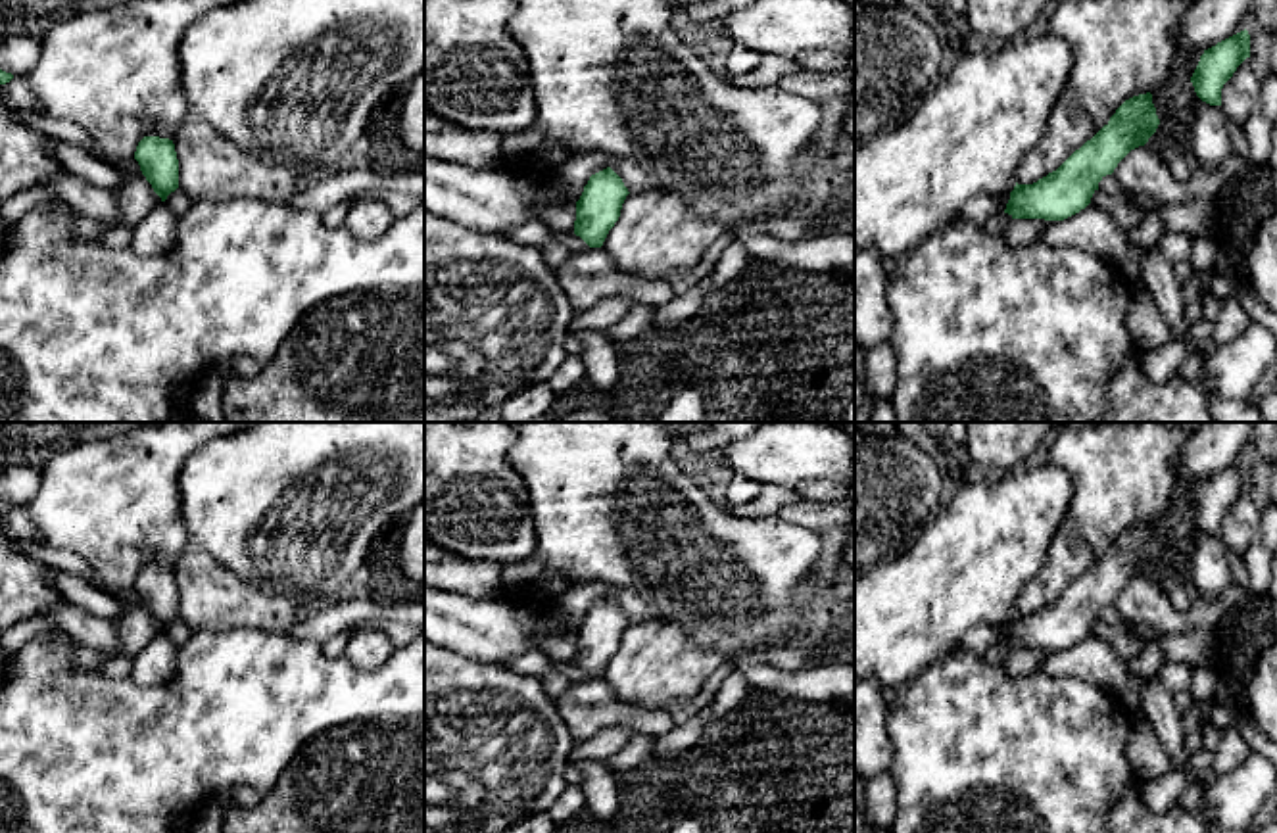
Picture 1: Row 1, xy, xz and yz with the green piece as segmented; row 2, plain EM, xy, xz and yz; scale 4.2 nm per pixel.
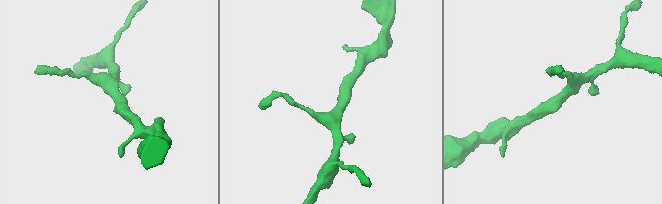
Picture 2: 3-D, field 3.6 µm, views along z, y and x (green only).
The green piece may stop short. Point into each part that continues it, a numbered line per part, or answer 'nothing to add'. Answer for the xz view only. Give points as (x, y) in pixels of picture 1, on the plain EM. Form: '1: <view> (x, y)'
nothing to add

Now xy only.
nothing to add

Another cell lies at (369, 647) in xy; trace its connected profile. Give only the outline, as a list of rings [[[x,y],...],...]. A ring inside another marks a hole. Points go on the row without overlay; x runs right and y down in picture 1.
[[[359,626],[351,628],[344,656],[361,670],[376,670],[392,656],[394,649],[382,626]]]

